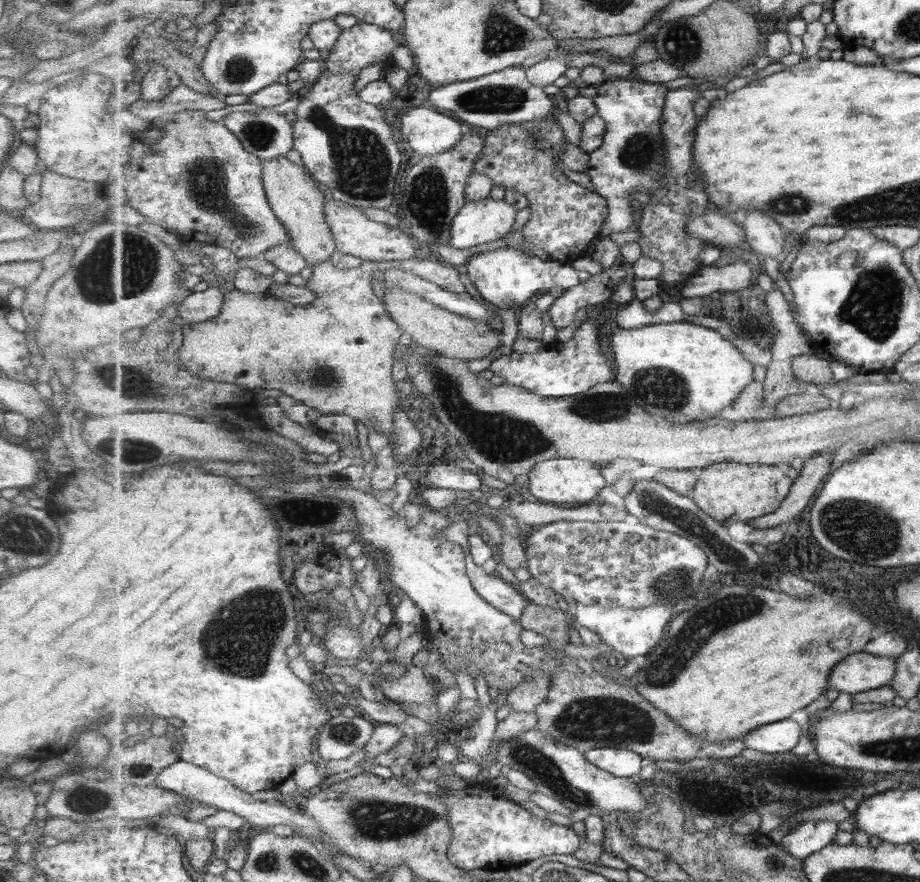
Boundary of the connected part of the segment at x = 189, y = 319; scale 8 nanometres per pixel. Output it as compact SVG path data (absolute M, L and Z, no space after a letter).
M213 286L194 292L178 306L178 316L186 323L207 322L221 314L224 294L223 289Z

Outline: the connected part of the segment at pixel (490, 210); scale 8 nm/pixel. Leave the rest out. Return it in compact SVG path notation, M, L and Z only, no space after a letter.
M485 198L471 201L460 208L452 220L450 246L467 250L479 244L499 240L511 232L517 218L517 208L504 200Z

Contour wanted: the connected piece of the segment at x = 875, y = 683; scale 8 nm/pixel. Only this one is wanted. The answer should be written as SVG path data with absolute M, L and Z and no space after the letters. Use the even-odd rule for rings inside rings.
M864 650L850 654L830 672L830 687L853 695L889 685L897 671L895 659Z

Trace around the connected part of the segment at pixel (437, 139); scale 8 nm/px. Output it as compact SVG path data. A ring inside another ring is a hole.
M429 104L409 110L400 118L400 132L419 154L438 155L457 146L469 127Z

